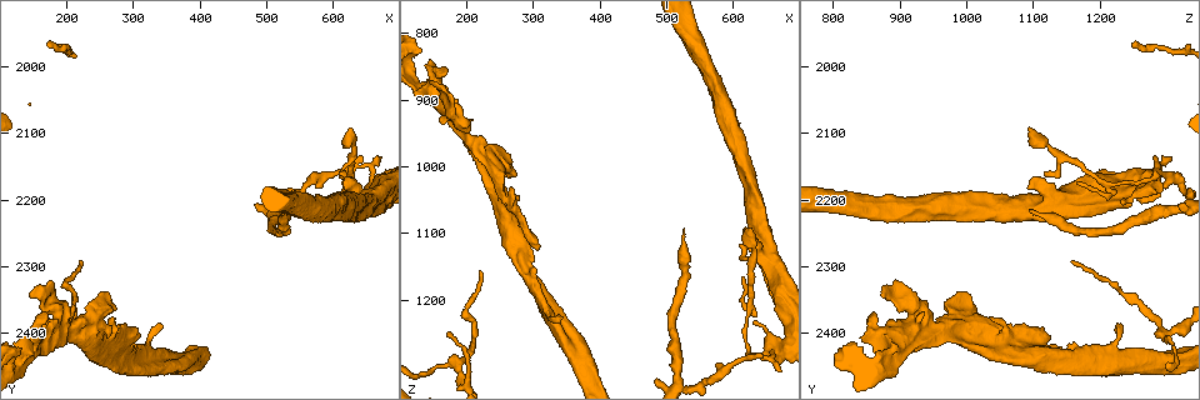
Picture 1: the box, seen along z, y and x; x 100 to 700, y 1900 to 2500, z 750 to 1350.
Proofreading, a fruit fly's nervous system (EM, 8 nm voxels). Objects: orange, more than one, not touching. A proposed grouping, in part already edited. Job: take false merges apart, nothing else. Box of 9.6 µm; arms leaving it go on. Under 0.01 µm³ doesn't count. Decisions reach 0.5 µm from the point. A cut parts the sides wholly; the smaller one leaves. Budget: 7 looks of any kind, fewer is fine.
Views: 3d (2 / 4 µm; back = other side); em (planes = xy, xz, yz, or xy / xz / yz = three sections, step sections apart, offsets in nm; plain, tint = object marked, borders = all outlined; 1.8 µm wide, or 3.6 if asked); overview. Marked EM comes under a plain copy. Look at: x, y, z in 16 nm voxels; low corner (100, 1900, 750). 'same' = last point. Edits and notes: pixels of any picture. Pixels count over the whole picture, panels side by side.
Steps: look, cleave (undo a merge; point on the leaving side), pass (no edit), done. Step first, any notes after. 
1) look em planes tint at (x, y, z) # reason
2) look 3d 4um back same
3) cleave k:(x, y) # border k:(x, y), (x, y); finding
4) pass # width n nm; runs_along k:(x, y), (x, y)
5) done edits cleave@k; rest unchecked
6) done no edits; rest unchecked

look 3d 4um at (645, 2205, 1135) # side arm on a straight run

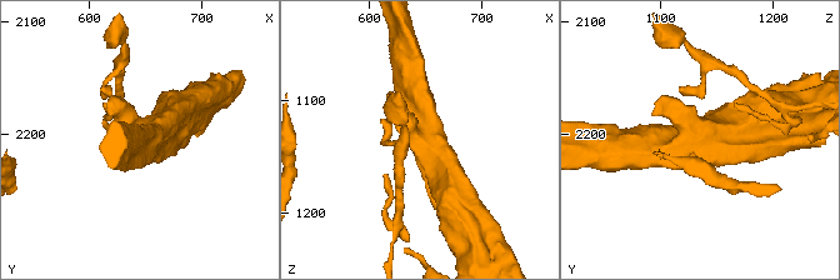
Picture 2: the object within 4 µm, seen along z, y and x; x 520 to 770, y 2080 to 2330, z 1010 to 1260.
look em 3.6um planes tint at (648, 2204, 1134) # arms 3; arm_widths 220, 340, 460 nm

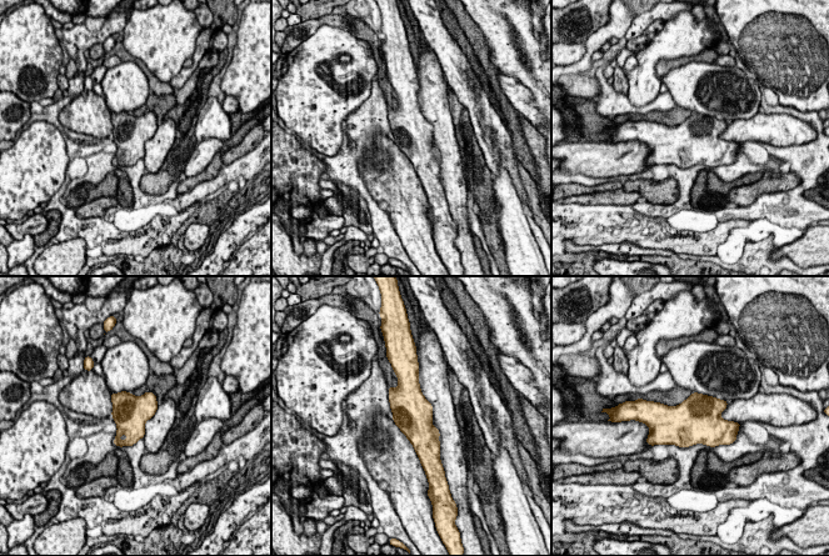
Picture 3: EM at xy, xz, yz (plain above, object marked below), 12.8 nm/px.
pass # one cell here

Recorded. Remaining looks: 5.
look em planes tint at (290, 2440, 1155) # two arms in line, one across

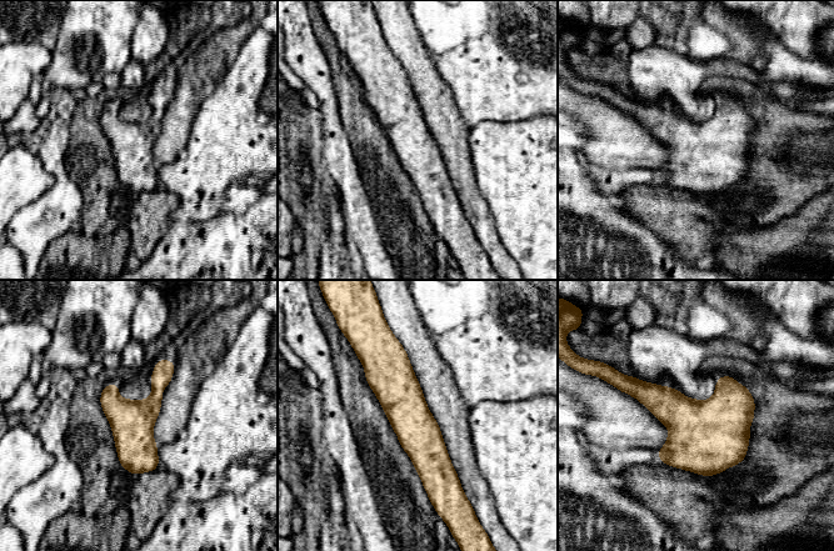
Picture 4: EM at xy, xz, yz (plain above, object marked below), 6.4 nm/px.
pass # width 280 nm; runs_along 4:(395, 349), (432, 494); one cell here

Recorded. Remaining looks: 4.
look 3d 2um at (235, 2390, 995) # abrupt turn

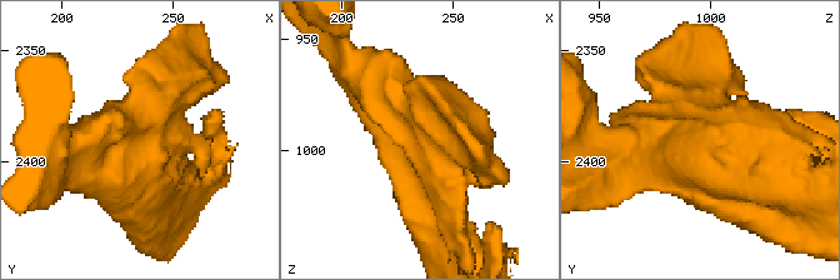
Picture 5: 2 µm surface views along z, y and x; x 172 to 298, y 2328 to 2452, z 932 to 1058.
look em planes tint at (240, 2390, 1000) # now the EM

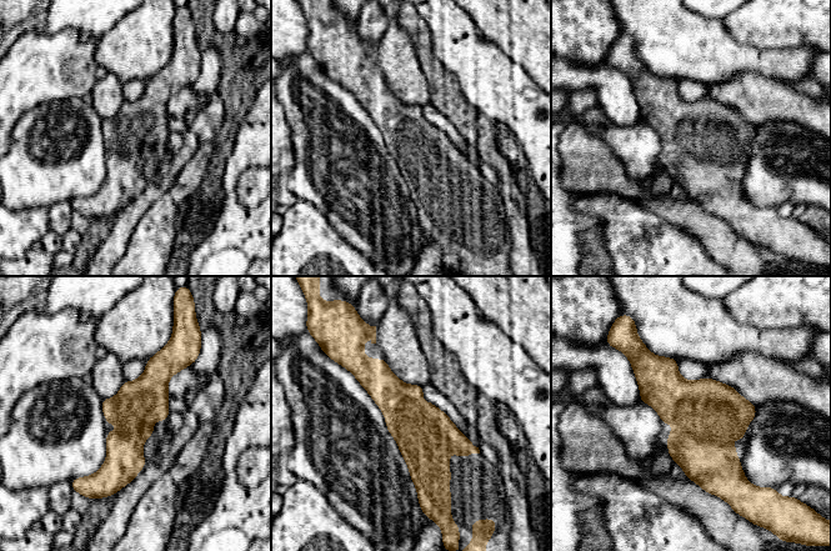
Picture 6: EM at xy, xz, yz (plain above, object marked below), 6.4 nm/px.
pass # runs_along 6:(165, 350), (113, 489); continuous, no second cell

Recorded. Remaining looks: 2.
done no edits; rest unchecked

